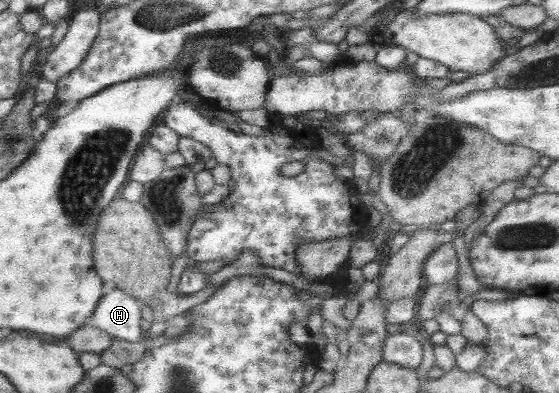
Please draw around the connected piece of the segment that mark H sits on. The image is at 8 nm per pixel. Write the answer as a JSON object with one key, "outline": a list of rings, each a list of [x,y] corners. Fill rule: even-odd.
{"outline":[[[111,290],[102,294],[91,314],[89,326],[102,330],[111,337],[134,343],[142,337],[140,324],[142,304],[130,294]]]}

